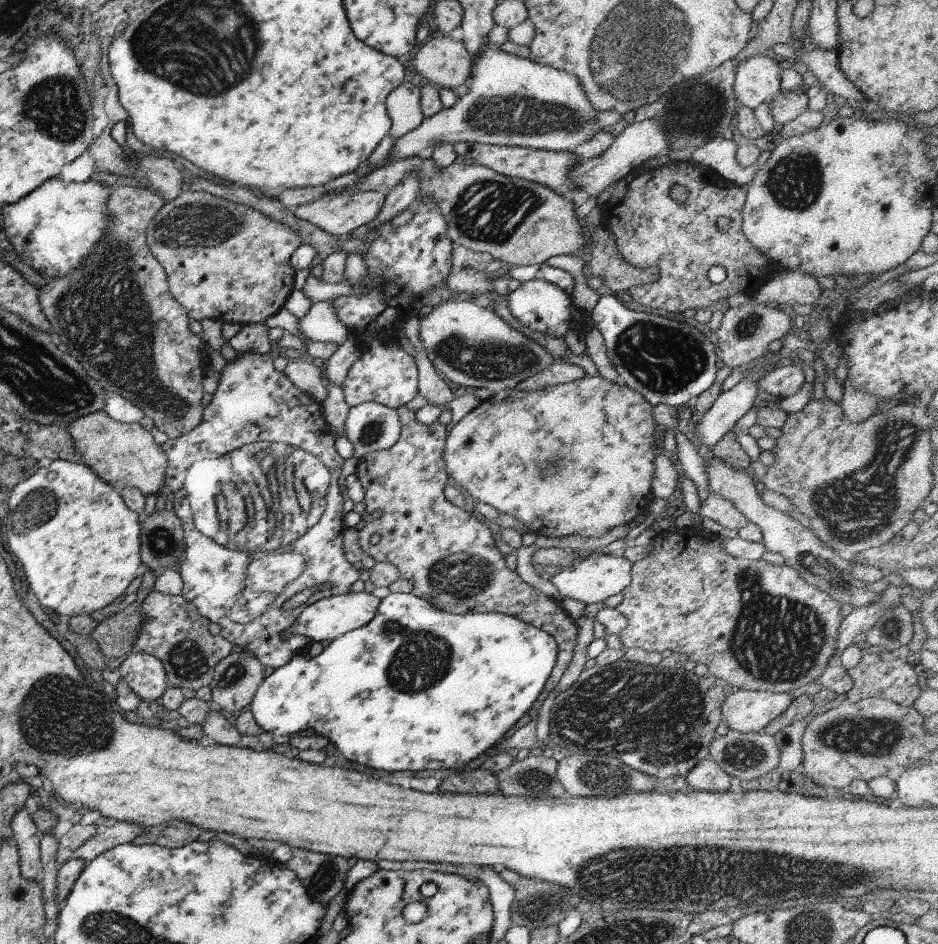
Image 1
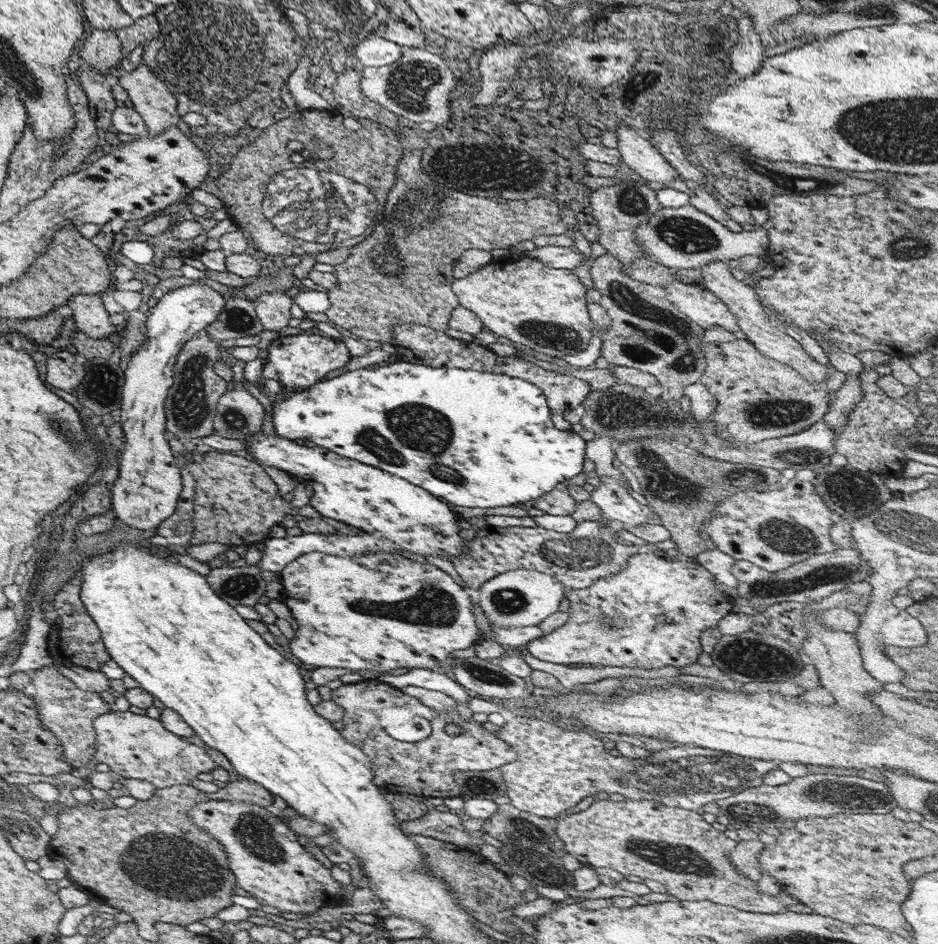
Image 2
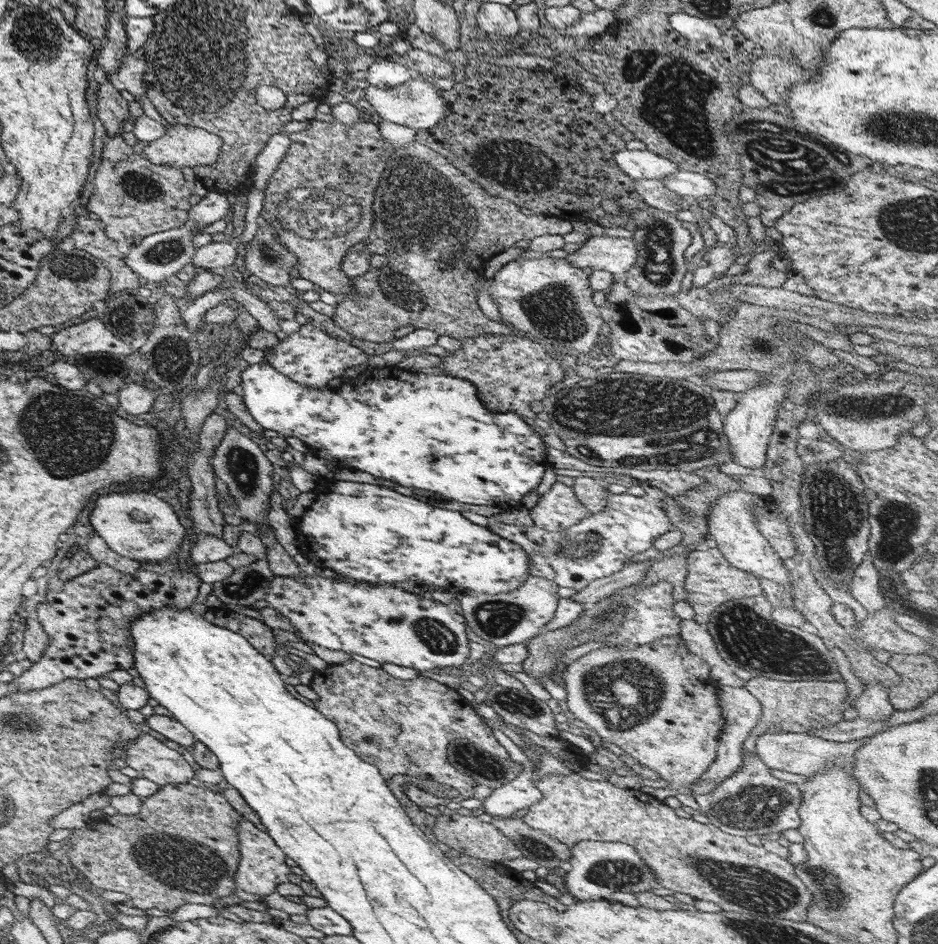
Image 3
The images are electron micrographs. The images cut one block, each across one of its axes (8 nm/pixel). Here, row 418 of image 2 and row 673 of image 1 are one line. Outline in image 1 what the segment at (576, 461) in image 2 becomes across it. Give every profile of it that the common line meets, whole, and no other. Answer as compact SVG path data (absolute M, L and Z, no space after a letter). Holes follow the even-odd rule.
M391 593L379 602L373 617L360 628L345 632L345 634L331 640L327 648L314 656L305 658L301 652L293 654L287 664L274 669L269 677L265 678L255 690L251 706L251 716L255 724L262 731L266 731L273 737L291 736L299 732L313 732L318 736L323 736L328 743L335 744L335 748L351 762L359 762L361 766L367 768L377 768L377 770L409 770L409 772L419 772L419 770L455 770L463 768L467 762L473 760L473 756L483 754L489 750L497 740L503 738L503 734L522 718L533 706L537 699L537 694L545 687L545 680L549 678L553 671L553 666L557 662L558 645L555 640L539 628L525 624L513 616L499 613L468 613L465 615L449 614L433 608L429 602L413 596L412 593Z

